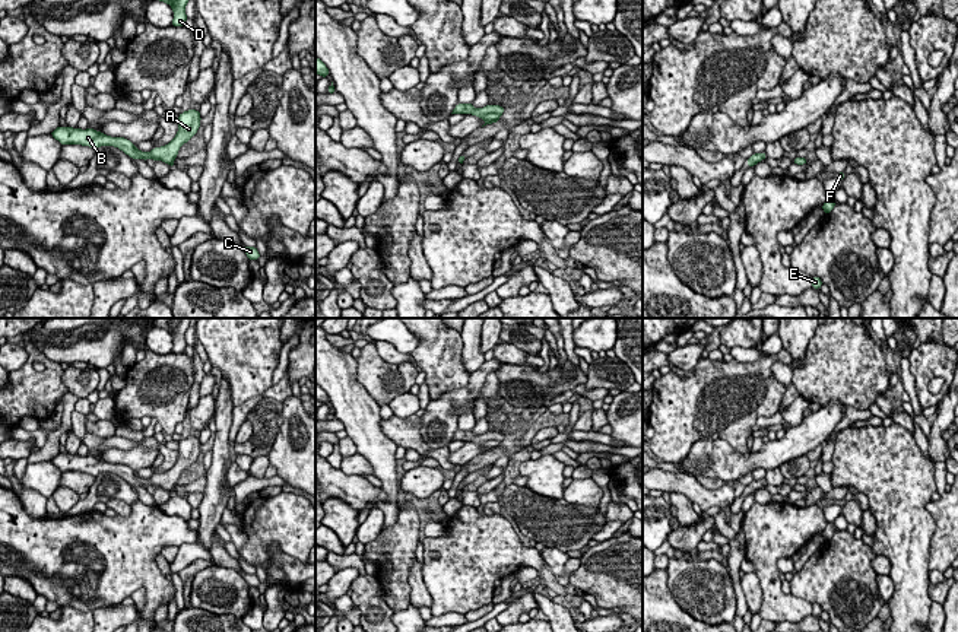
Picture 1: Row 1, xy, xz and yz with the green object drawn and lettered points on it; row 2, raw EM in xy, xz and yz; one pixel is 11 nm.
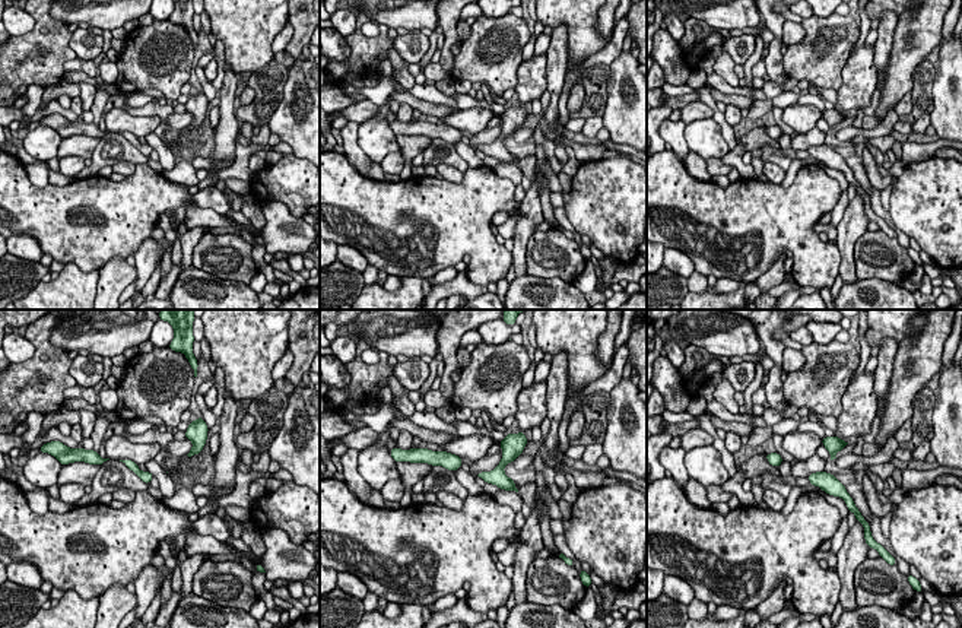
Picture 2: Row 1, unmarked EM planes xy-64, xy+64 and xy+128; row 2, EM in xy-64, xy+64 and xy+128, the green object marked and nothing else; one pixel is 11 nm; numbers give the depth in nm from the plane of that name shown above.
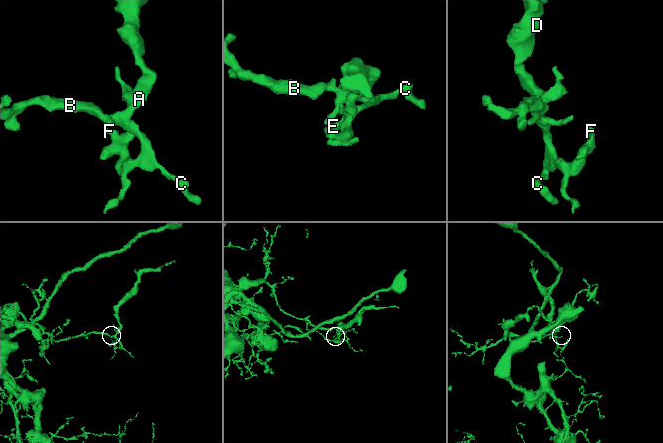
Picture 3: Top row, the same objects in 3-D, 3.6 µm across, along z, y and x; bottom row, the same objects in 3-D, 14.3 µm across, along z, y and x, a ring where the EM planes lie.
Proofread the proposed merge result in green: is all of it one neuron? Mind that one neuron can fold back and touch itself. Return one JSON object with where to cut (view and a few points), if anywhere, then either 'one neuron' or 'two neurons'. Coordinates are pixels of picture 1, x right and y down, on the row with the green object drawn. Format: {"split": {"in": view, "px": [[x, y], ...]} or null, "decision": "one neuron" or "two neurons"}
{"split": null, "decision": "one neuron"}

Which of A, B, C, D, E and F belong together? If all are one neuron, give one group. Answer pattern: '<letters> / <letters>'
A B C D E F

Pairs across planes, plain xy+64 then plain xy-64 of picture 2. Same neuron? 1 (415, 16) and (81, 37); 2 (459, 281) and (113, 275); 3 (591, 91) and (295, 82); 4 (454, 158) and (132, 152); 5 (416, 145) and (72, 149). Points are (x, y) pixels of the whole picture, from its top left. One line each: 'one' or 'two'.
1: two
2: one
3: two
4: one
5: one

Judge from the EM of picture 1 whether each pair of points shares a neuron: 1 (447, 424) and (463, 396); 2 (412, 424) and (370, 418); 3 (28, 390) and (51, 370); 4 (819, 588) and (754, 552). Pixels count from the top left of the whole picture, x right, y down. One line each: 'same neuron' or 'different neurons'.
1: same neuron
2: different neurons
3: same neuron
4: different neurons

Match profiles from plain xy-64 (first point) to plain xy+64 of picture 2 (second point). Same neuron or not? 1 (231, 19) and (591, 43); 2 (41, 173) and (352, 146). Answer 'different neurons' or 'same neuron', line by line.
1: same neuron
2: same neuron

